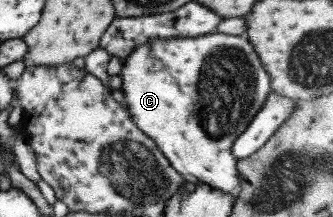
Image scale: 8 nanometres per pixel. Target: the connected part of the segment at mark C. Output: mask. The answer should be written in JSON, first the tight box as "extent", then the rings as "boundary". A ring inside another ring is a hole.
{"extent":[118,33,270,198],"boundary":[[[213,33],[205,34],[197,37],[184,37],[184,38],[173,38],[169,39],[155,39],[155,41],[149,41],[147,45],[139,45],[139,47],[133,49],[129,53],[129,57],[125,57],[125,61],[121,63],[121,68],[118,74],[122,81],[122,87],[119,89],[125,98],[125,109],[129,113],[133,124],[149,139],[155,142],[155,145],[168,163],[171,168],[175,169],[184,176],[185,180],[193,183],[205,183],[213,189],[219,189],[221,193],[229,193],[233,198],[236,197],[238,192],[242,189],[242,181],[240,173],[236,167],[237,160],[231,154],[231,147],[233,140],[239,136],[251,122],[251,119],[255,116],[255,113],[260,111],[263,106],[267,95],[270,91],[270,83],[268,73],[263,69],[262,65],[259,65],[257,61],[257,55],[253,53],[253,47],[247,43],[247,39],[243,37],[233,37],[233,35],[225,33]]]}

